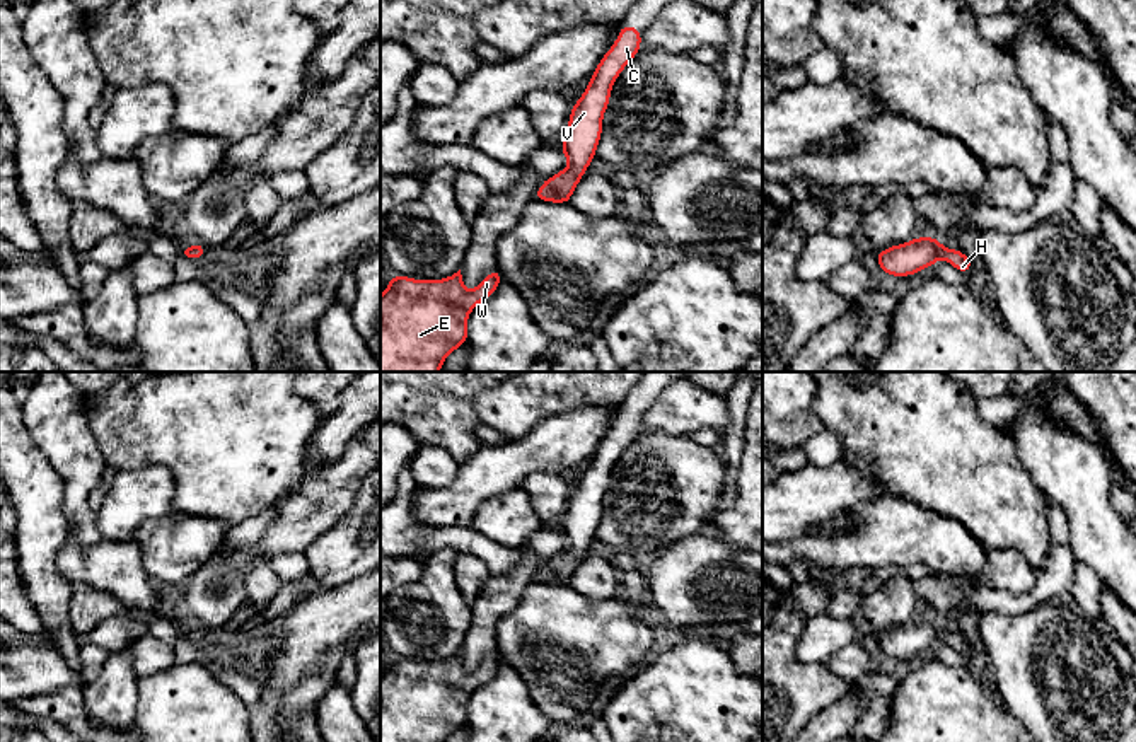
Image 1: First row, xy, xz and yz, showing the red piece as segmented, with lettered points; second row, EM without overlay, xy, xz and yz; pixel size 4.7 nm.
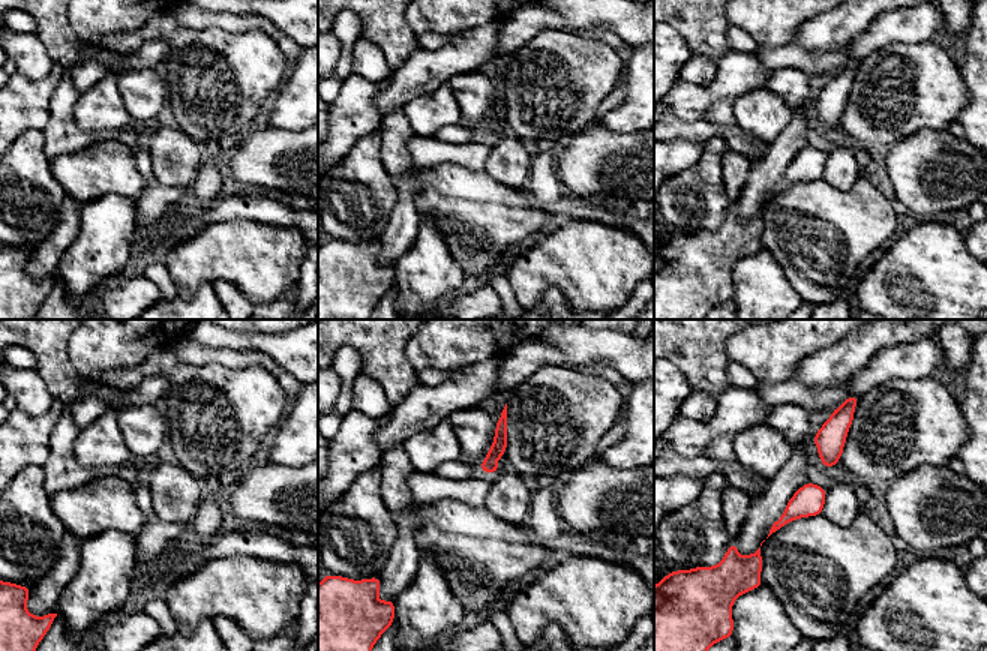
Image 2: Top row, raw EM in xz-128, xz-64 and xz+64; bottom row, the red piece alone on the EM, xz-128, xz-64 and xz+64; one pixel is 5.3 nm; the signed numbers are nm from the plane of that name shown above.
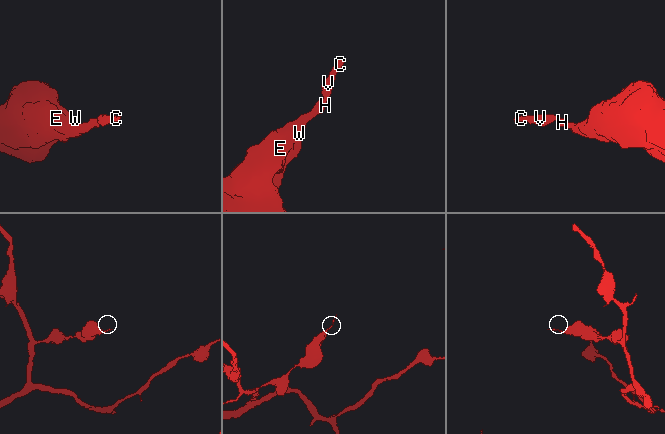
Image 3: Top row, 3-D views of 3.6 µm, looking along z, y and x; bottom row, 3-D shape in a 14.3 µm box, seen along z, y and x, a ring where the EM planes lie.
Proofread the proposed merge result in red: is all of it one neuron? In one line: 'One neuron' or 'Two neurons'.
One neuron

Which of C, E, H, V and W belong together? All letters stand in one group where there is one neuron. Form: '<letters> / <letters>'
C E H V W

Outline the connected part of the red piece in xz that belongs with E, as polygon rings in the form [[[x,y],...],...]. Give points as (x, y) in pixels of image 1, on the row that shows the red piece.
[[[461,270],[442,280],[391,276],[380,295],[380,372],[440,372],[445,358],[467,343],[471,310],[491,297],[501,281],[493,270],[474,290],[466,290]]]

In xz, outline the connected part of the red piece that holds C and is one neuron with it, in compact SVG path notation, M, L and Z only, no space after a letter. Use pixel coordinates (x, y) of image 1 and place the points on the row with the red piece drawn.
M621 26L616 43L599 61L582 97L573 104L561 150L568 167L542 181L536 200L551 203L570 203L602 135L602 118L609 106L611 89L624 67L638 55L641 32L635 26Z

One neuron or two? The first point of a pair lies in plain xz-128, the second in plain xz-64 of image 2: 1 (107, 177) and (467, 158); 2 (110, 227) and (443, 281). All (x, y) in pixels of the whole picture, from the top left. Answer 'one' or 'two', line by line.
1: two
2: one

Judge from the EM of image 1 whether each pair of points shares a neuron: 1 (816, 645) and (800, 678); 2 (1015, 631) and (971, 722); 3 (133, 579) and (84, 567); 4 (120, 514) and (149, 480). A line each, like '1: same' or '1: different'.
1: different
2: different
3: same
4: same

